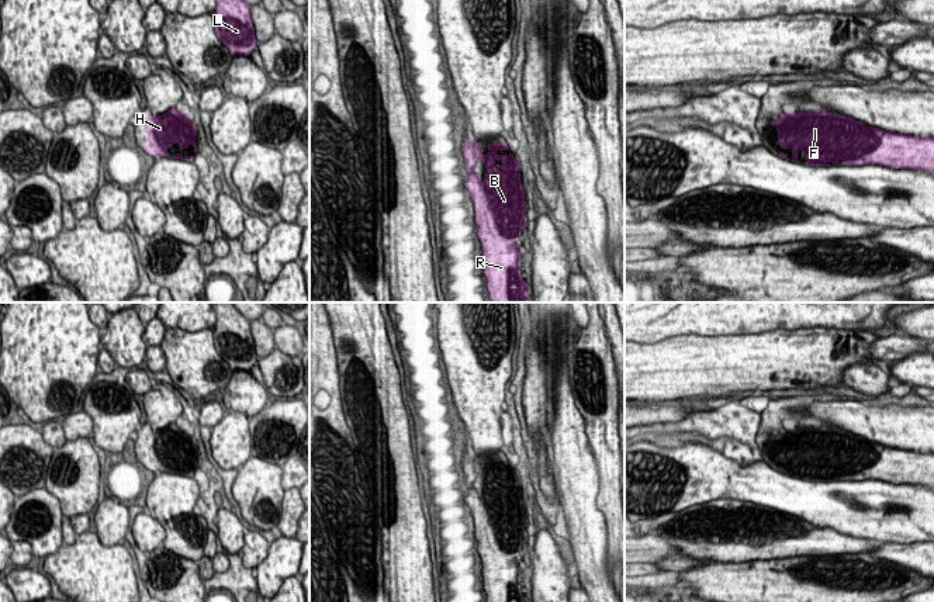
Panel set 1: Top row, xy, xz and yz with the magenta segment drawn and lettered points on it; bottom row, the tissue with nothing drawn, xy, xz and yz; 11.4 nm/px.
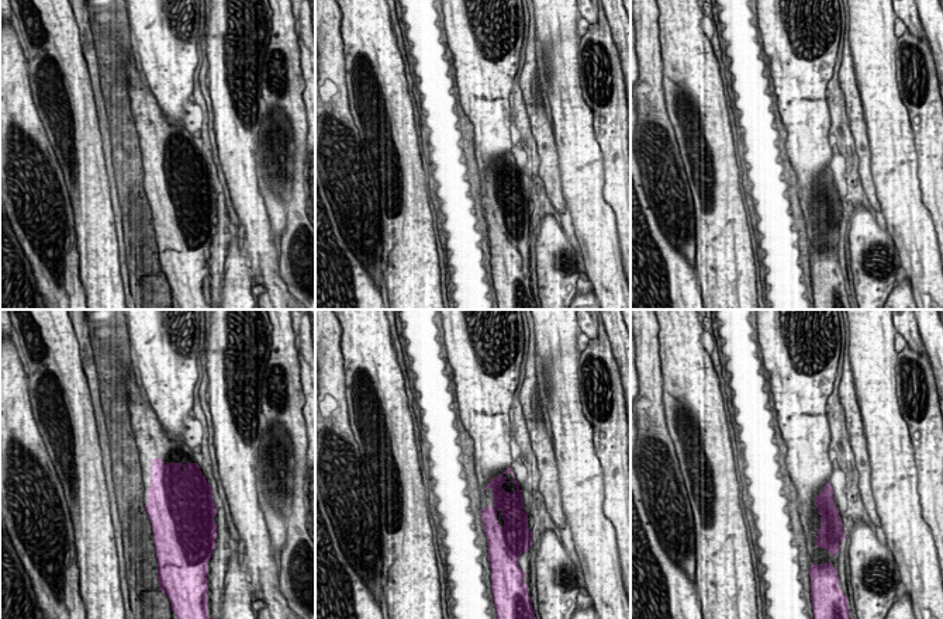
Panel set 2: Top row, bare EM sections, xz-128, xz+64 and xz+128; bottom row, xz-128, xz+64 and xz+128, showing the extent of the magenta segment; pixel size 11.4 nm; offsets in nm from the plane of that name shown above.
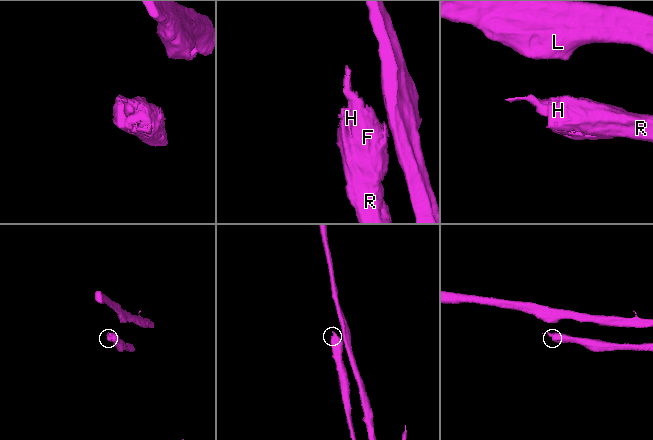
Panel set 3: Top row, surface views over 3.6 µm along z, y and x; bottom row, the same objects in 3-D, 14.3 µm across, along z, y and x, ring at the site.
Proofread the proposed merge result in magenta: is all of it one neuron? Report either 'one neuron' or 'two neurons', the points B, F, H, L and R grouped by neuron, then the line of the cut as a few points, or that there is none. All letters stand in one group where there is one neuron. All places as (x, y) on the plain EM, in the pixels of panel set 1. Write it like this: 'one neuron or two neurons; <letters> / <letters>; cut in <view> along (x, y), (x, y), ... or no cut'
one neuron; B F H L R; no cut

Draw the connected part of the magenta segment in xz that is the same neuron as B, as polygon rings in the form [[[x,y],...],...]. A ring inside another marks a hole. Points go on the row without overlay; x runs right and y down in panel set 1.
[[[467,453],[463,454],[463,473],[468,487],[464,501],[474,520],[487,602],[527,602],[519,588],[522,564],[516,558],[518,547],[526,540],[519,478],[512,468],[497,468],[509,466],[506,457],[488,459],[490,467],[484,470],[481,457],[471,460]],[[478,475],[485,481],[482,497],[474,488]]]

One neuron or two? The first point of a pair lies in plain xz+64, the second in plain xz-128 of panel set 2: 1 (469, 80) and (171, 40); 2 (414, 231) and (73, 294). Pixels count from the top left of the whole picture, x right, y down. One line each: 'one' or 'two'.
1: one
2: two

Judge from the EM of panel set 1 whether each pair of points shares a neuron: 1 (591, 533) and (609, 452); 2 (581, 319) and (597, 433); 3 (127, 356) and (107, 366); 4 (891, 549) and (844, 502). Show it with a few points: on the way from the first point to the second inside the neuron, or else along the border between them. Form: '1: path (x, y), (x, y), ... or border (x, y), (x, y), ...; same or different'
1: border (598, 492), (595, 504); different
2: border (590, 317), (590, 321), (581, 328); different
3: border (103, 348), (116, 362); different
4: border (919, 540), (910, 543), (882, 543), (878, 547); different

